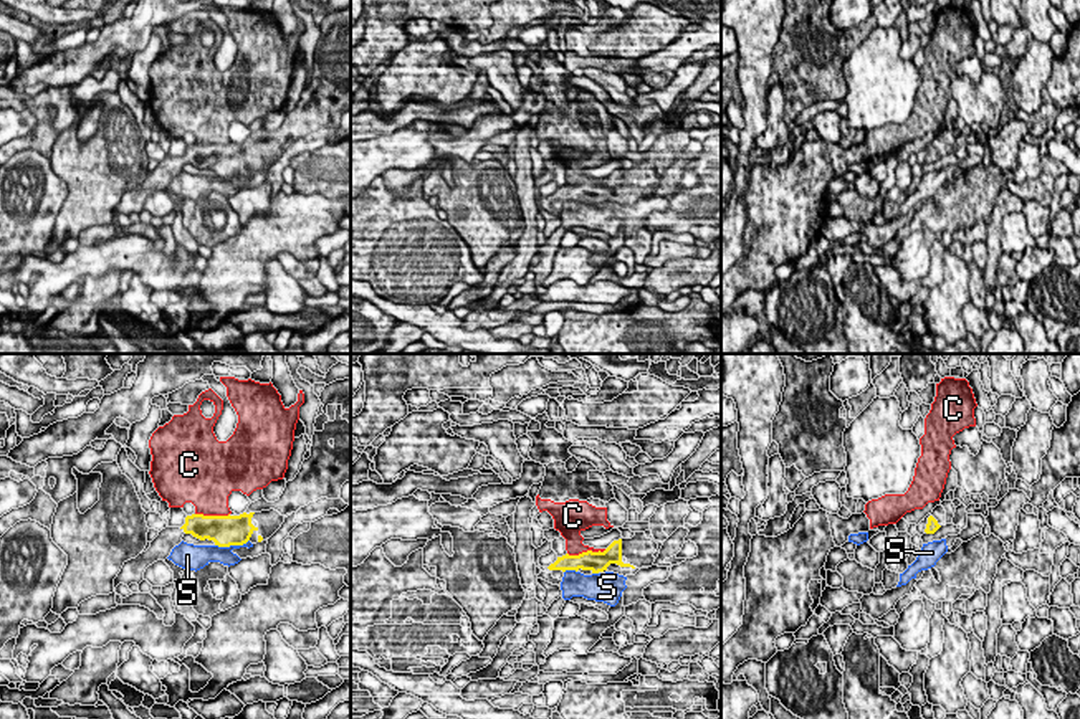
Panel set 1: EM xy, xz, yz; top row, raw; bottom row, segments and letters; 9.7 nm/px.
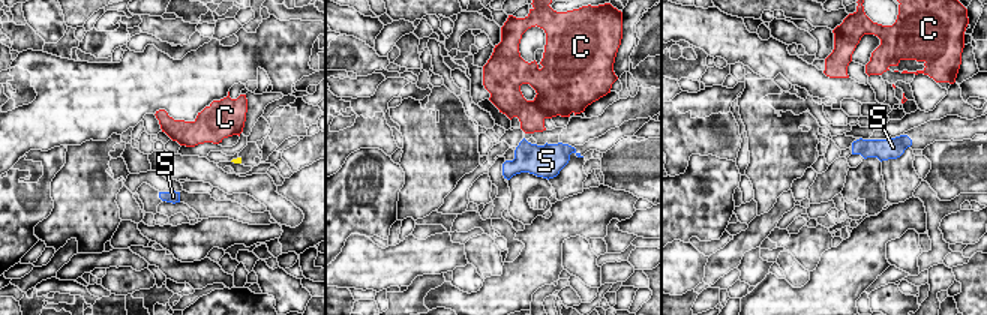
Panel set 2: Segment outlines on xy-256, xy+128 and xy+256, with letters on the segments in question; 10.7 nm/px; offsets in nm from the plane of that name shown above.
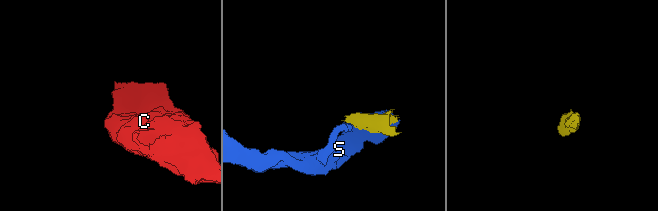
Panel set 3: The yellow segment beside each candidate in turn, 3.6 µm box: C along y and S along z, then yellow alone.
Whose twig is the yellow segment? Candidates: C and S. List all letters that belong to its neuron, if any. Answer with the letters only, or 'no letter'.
no letter

